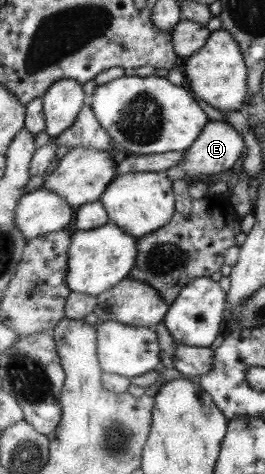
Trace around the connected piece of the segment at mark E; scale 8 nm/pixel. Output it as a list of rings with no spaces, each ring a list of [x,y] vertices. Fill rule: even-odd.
[[[210,121],[207,126],[203,128],[203,132],[195,140],[194,144],[187,151],[185,151],[184,158],[174,166],[171,166],[165,171],[165,174],[171,177],[171,180],[200,180],[202,176],[210,176],[209,181],[212,180],[212,174],[226,175],[226,170],[234,166],[234,162],[240,158],[244,148],[244,140],[242,136],[232,130],[230,126],[226,126],[224,121]]]

